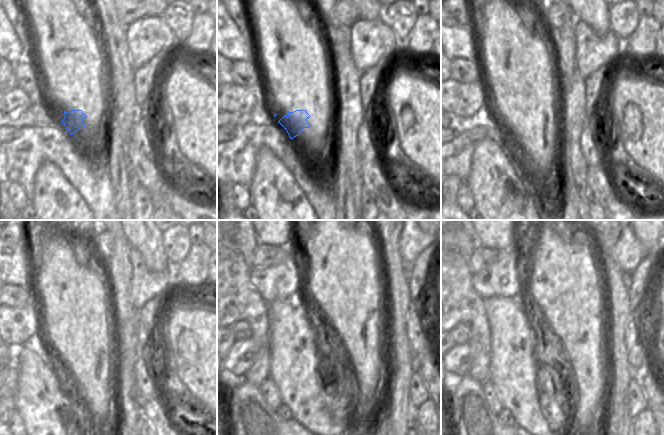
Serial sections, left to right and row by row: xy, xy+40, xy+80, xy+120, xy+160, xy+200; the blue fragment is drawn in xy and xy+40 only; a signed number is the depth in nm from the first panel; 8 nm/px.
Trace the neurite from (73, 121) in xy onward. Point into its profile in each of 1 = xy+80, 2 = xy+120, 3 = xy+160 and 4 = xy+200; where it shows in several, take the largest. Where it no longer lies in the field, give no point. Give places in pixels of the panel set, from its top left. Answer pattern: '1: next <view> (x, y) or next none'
1: next xy+80 (515, 126)
2: next xy+120 (38, 387)
3: next xy+160 (260, 375)
4: next xy+200 (507, 390)

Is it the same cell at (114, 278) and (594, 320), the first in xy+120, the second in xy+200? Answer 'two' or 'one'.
two

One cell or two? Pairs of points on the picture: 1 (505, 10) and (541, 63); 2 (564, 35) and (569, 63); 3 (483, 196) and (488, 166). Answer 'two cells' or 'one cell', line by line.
1: one cell
2: one cell
3: two cells

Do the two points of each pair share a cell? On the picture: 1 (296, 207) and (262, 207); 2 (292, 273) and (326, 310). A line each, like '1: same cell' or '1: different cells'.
1: different cells
2: same cell

